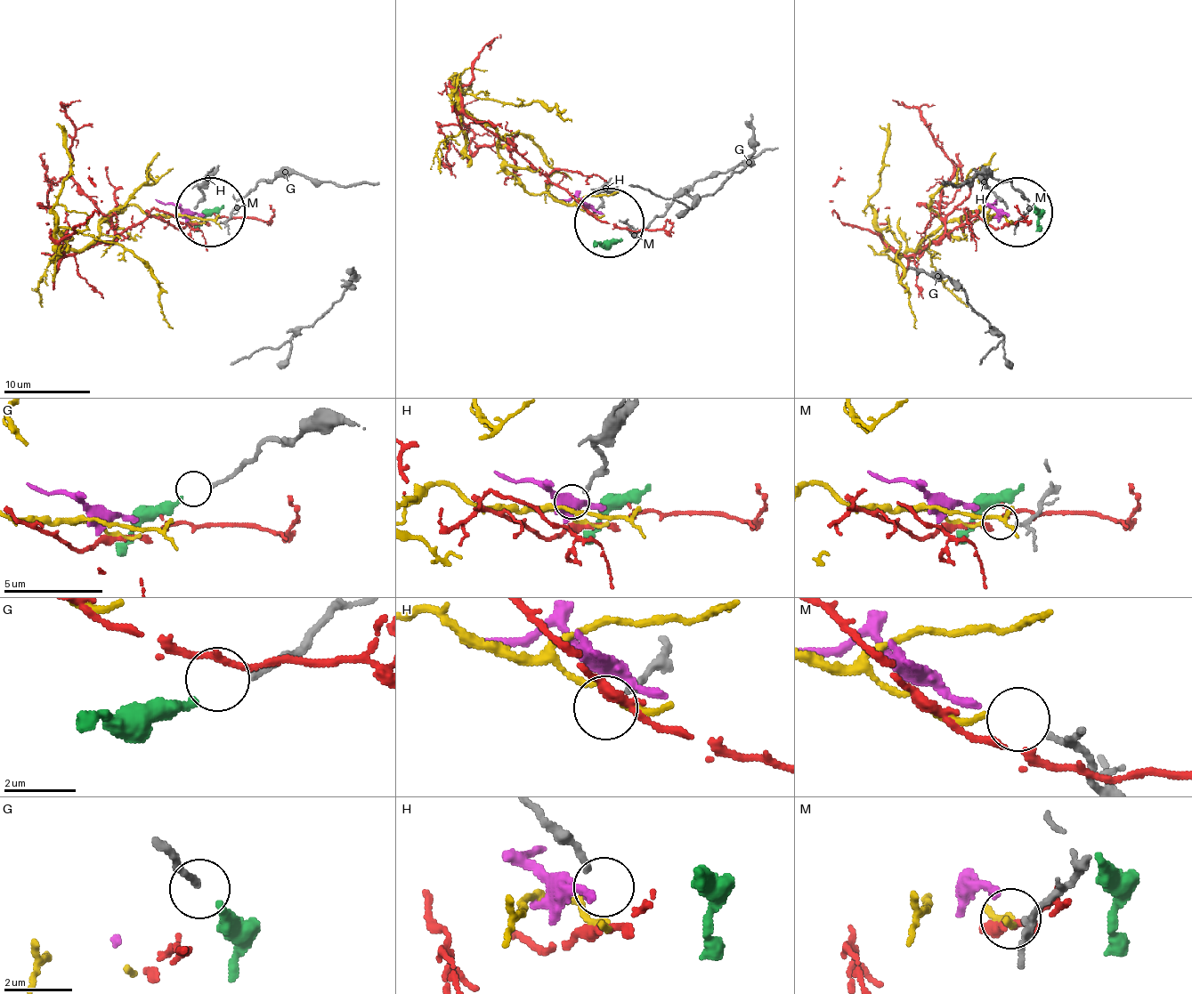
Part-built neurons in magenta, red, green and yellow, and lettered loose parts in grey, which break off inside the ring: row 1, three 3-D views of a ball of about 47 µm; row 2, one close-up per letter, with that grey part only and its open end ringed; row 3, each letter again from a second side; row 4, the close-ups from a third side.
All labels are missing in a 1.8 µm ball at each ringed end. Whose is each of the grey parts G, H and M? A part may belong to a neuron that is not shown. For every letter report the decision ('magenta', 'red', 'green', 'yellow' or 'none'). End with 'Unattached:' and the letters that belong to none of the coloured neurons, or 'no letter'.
G: green
H: none
M: yellow
Unattached: H

